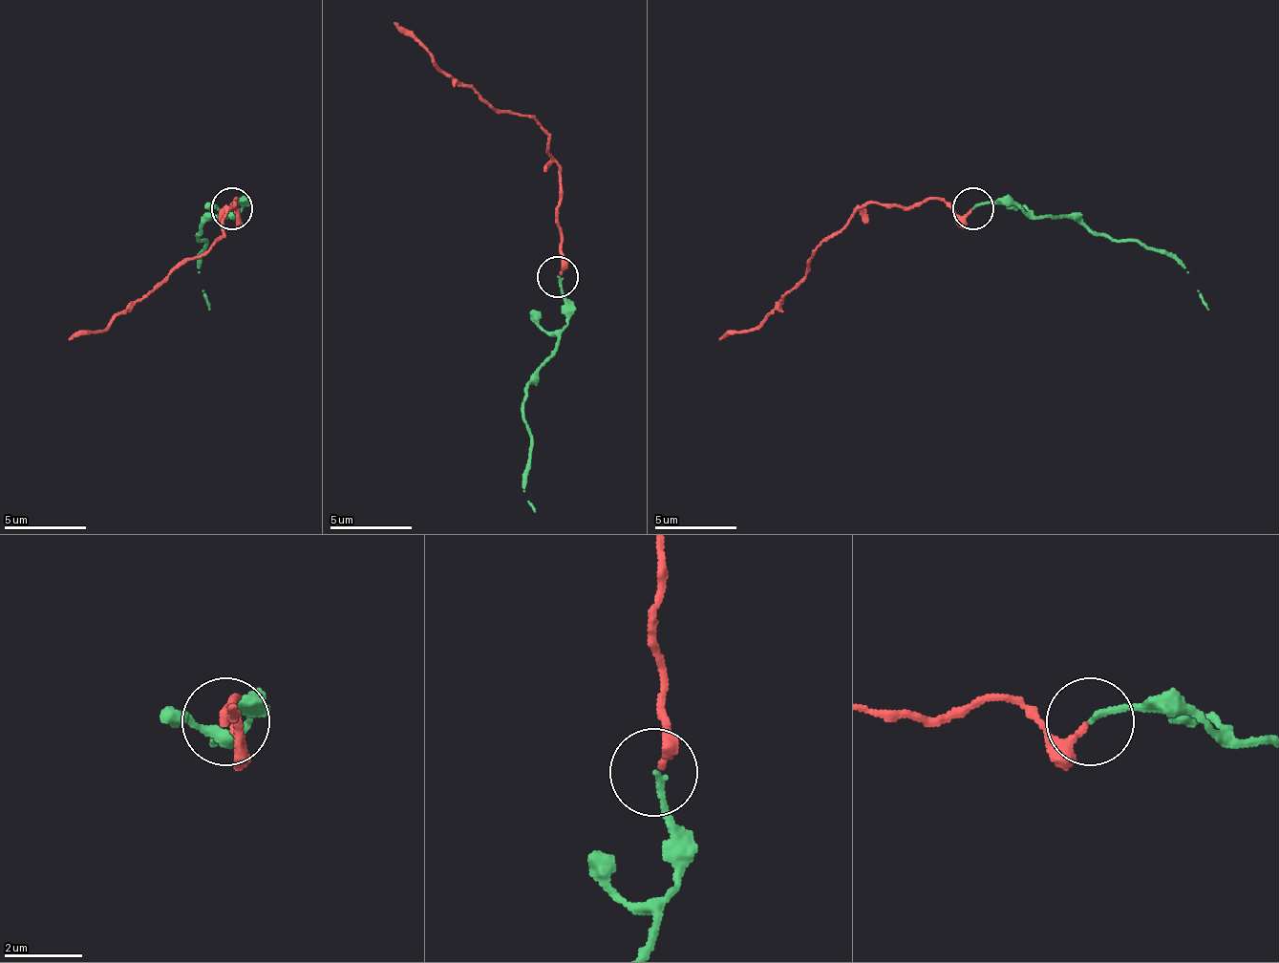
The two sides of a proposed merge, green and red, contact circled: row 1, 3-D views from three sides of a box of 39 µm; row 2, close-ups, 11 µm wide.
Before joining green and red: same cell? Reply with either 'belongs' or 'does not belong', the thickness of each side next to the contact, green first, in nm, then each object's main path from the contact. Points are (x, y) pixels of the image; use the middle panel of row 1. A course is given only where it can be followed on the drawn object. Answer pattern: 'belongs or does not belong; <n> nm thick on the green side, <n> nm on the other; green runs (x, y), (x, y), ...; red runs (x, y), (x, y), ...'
belongs; 150 nm thick on the green side, 160 nm on the other; green runs (556, 277), (564, 323), (535, 380), (522, 397), (527, 467), (522, 492), (535, 513); red runs (560, 273), (564, 261), (560, 245), (560, 170), (547, 154), (547, 133), (531, 117), (499, 112), (395, 21)

